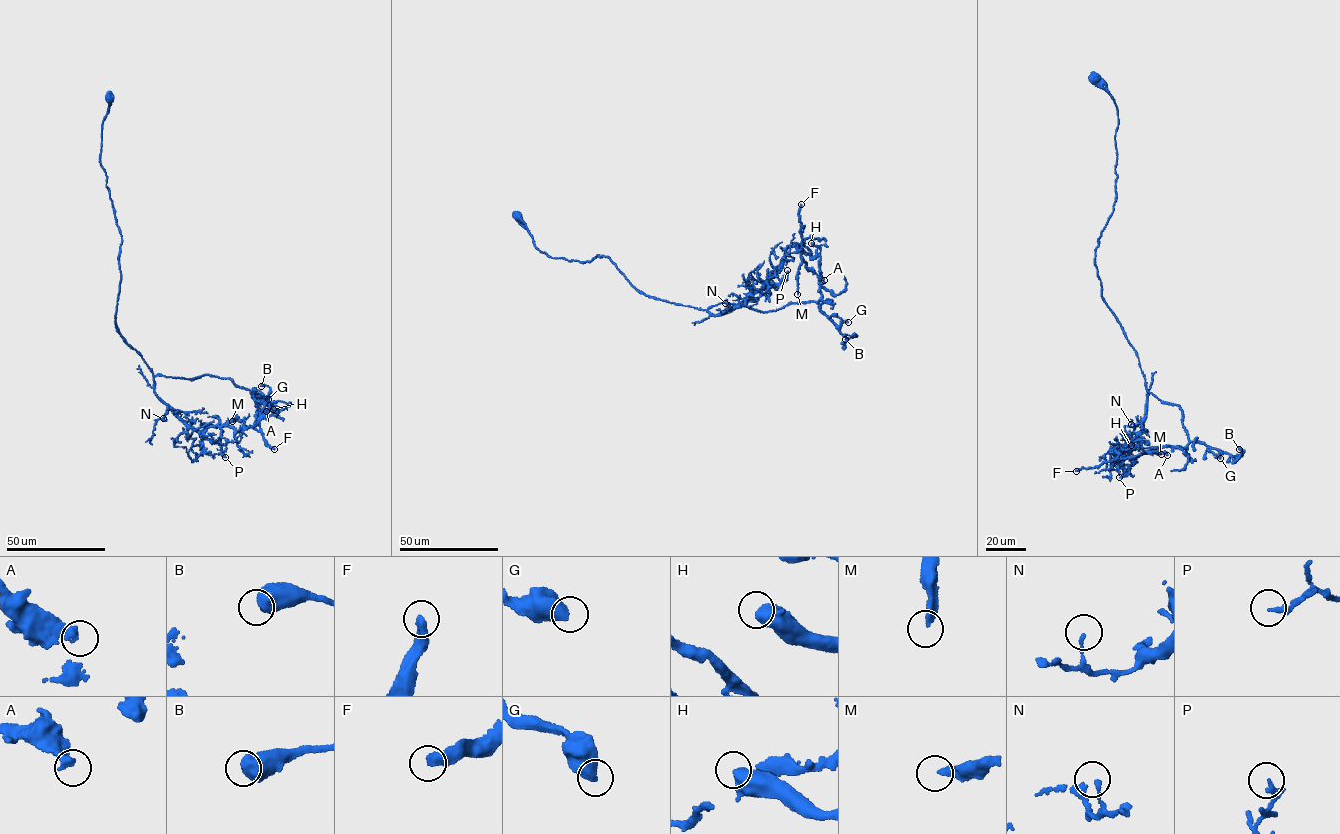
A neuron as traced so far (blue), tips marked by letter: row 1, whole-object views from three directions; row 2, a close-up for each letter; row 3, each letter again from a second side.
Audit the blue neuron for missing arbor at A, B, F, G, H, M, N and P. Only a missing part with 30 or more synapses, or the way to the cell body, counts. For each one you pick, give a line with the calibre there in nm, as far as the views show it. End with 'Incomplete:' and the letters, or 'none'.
A: Thickness 380 nm
M: Thickness 240 nm
Incomplete: A, M

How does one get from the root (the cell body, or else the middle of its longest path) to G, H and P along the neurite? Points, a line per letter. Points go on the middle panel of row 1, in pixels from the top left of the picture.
G: (515, 217), (540, 251), (583, 263), (603, 255), (649, 297), (763, 312), (816, 302), (848, 322)
H: (515, 217), (552, 258), (583, 263), (603, 255), (644, 294), (705, 310), (817, 302), (820, 248), (811, 243)
P: (515, 217), (552, 258), (583, 263), (603, 255), (644, 294), (716, 316), (787, 279), (787, 270)

